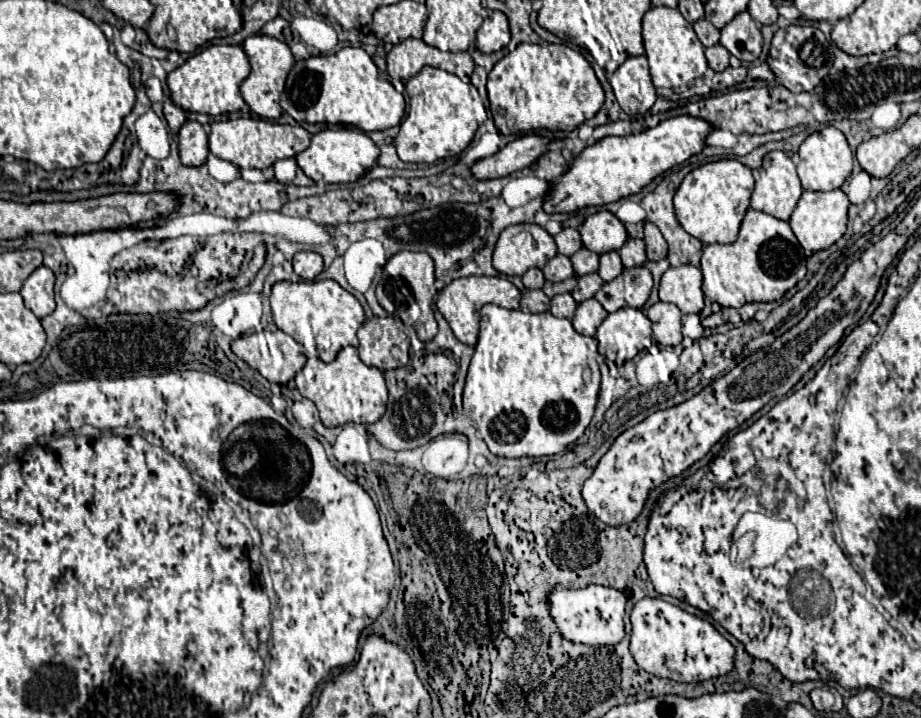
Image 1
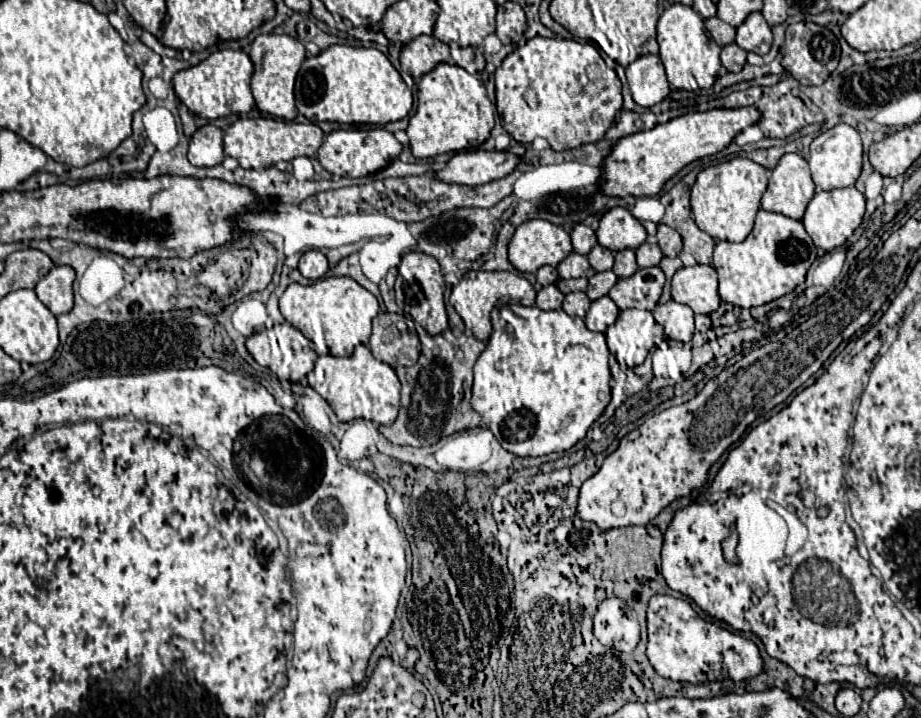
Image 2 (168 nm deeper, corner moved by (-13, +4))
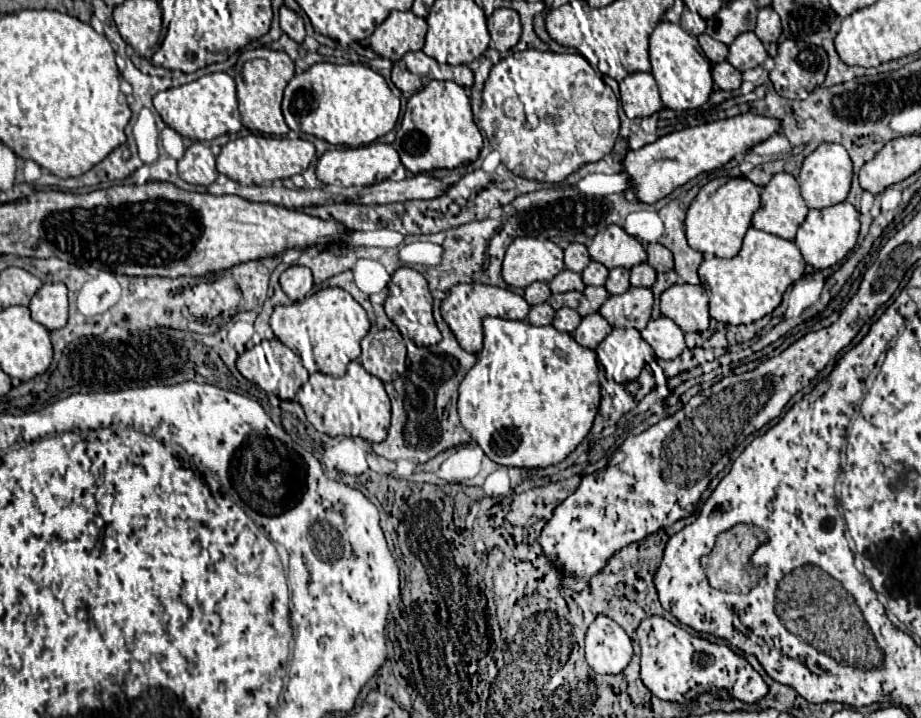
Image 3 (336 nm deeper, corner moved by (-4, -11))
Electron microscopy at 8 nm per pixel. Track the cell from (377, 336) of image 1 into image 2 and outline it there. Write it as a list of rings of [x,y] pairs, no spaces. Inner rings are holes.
[[[381,312],[373,320],[369,348],[377,360],[387,362],[391,368],[397,368],[397,366],[413,366],[417,362],[421,342],[409,316]]]

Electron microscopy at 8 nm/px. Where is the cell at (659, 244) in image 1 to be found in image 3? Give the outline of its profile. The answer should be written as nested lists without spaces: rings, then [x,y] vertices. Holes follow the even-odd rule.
[[[650,243],[646,245],[646,253],[648,253],[648,265],[652,269],[656,269],[658,273],[666,273],[674,267],[674,261],[672,261],[672,253],[660,245],[660,243]]]

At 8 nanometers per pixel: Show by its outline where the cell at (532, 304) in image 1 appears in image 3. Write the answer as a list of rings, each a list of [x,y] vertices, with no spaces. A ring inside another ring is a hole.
[[[550,303],[534,305],[528,313],[528,323],[532,325],[550,325],[552,319],[554,319],[554,309],[550,307]]]

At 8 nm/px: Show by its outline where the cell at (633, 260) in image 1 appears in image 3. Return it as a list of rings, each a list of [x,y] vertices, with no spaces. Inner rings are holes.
[[[648,263],[634,265],[630,271],[630,283],[634,287],[652,287],[656,281],[656,271]]]

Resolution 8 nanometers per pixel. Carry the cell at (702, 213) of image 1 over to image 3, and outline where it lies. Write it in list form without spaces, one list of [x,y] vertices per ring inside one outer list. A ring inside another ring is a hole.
[[[720,177],[706,183],[686,211],[686,239],[688,245],[704,255],[714,255],[722,259],[734,257],[742,239],[750,227],[754,211],[760,207],[760,191],[746,177]]]

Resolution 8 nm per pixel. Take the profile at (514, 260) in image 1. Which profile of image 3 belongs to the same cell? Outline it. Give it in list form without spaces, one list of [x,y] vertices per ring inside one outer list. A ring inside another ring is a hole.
[[[516,237],[506,249],[502,277],[510,287],[528,287],[534,281],[548,283],[564,269],[562,249],[536,237]]]

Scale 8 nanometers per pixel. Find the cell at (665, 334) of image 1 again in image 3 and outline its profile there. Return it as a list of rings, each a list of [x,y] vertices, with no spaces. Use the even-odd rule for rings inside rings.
[[[668,317],[652,319],[642,331],[642,337],[650,343],[656,357],[663,360],[676,359],[686,347],[682,329]]]

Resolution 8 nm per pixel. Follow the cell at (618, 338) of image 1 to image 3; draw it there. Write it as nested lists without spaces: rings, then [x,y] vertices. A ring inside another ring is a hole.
[[[612,329],[612,333],[596,347],[596,355],[598,355],[600,365],[604,367],[606,375],[612,377],[616,383],[628,383],[628,381],[636,381],[638,379],[638,375],[642,373],[644,365],[648,363],[646,351],[652,351],[652,349],[642,339],[640,331],[636,331],[636,329]]]

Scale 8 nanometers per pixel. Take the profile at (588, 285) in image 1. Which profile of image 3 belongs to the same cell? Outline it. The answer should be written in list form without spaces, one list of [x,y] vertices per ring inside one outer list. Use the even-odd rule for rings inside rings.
[[[586,287],[584,289],[584,297],[580,301],[580,307],[578,307],[578,313],[582,317],[590,315],[590,313],[596,313],[604,301],[610,297],[610,293],[604,289],[604,287]]]

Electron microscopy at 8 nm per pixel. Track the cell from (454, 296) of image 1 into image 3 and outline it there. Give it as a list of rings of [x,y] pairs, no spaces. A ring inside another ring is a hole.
[[[460,283],[448,291],[448,297],[442,303],[442,317],[450,325],[460,347],[468,353],[478,353],[482,349],[482,319],[484,317],[502,317],[502,319],[526,319],[530,305],[516,293],[482,283]]]

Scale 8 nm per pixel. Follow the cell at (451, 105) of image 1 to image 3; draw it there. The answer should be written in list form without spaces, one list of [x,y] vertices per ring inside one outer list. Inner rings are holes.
[[[430,81],[408,99],[402,125],[396,131],[396,141],[392,145],[398,151],[402,165],[414,175],[474,163],[482,149],[482,135],[474,123],[466,91],[452,81]]]

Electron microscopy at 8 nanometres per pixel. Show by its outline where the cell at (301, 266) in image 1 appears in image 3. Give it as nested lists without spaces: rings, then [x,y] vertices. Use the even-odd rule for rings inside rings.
[[[292,265],[280,275],[280,287],[290,299],[302,301],[314,287],[312,271],[302,265]]]

